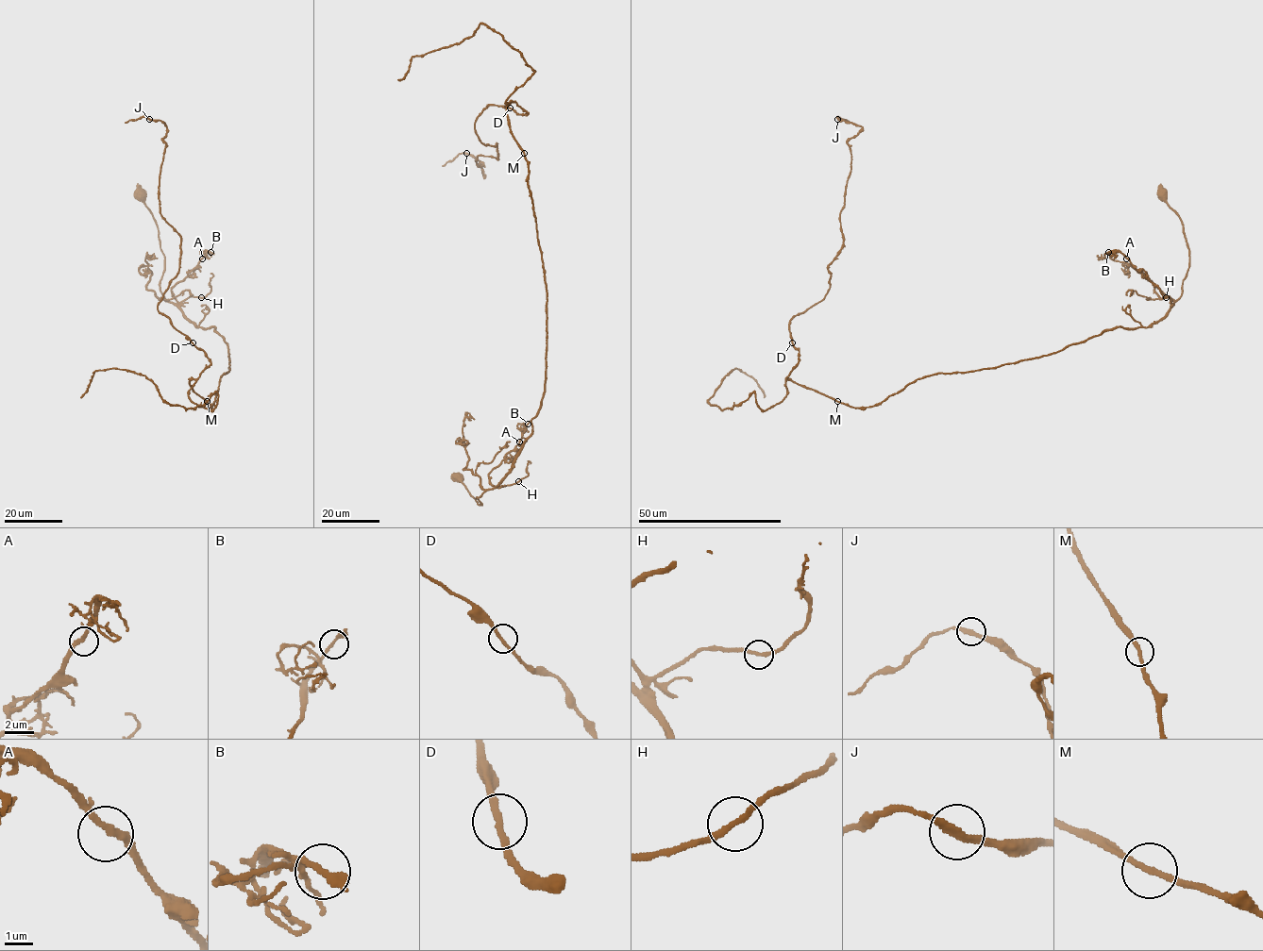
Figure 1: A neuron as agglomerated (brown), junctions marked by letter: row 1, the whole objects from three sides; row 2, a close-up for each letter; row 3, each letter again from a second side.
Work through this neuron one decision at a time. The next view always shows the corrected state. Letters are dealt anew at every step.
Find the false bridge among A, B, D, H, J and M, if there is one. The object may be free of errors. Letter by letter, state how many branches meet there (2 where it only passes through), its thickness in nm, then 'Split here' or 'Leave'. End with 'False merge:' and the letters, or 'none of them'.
A: Branches: 2. Thickness 220 nm. Leave
B: Branches: 2. Thickness 200 nm. Leave
D: Branches: 2. Thickness 220 nm. Leave
H: Branches: 2. Thickness 220 nm. Leave
J: Branches: 2. Thickness 220 nm. Leave
M: Branches: 2. Thickness 200 nm. Leave
False merge: none of them

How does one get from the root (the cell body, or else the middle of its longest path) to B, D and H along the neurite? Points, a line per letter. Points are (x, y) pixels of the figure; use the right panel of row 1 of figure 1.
B: (1163, 194), (1181, 221), (1188, 249), (1189, 267), (1180, 297), (1172, 304), (1121, 253), (1108, 252)
D: (1163, 194), (1189, 267), (1180, 297), (1147, 327), (927, 375), (865, 408), (786, 379), (798, 362), (792, 342)
H: (1163, 194), (1181, 221), (1189, 255), (1189, 267), (1182, 283), (1182, 294), (1172, 304), (1170, 297), (1166, 297)

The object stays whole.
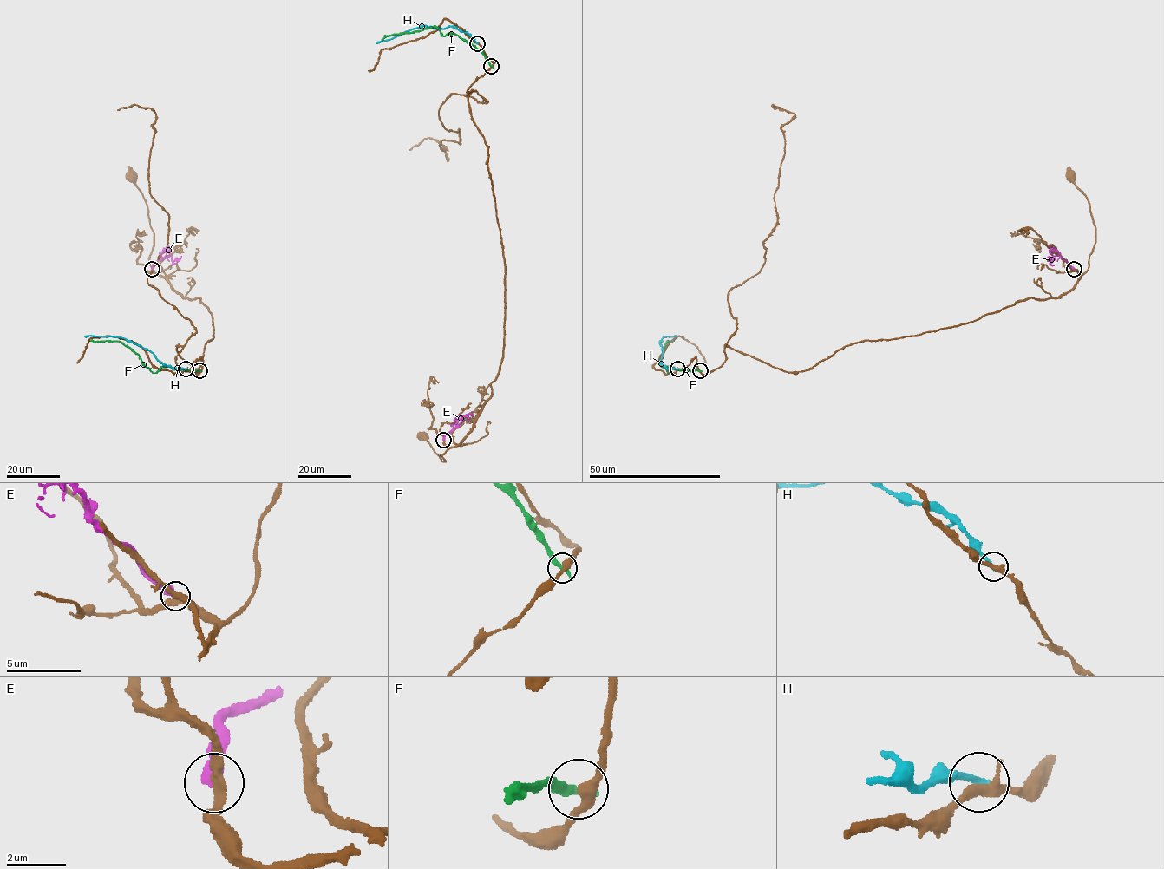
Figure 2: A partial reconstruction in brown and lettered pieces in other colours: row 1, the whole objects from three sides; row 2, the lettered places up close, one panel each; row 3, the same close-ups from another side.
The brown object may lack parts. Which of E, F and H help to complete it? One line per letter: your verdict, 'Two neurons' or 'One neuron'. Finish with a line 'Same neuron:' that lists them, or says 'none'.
E: Two neurons
F: Two neurons
H: Two neurons
Same neuron: none

